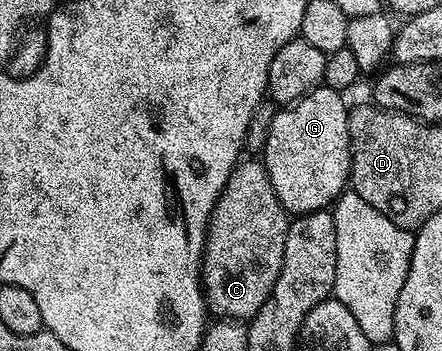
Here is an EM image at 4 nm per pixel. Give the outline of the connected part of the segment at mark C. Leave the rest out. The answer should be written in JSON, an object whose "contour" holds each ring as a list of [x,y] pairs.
{"contour":[[[261,160],[246,161],[235,165],[234,173],[228,179],[224,191],[210,216],[210,226],[206,228],[206,250],[202,253],[202,292],[206,294],[206,307],[211,314],[222,319],[233,319],[242,323],[252,319],[264,307],[284,259],[284,243],[288,235],[291,218],[288,216]]]}

